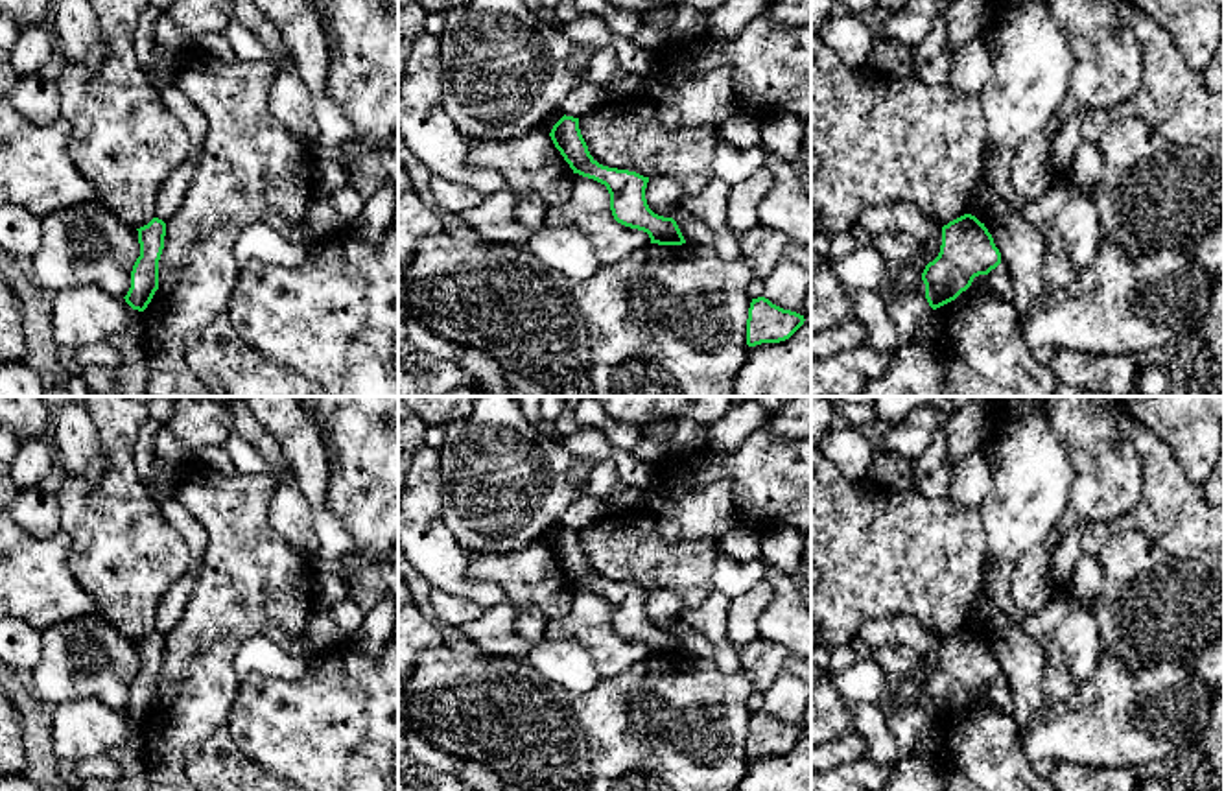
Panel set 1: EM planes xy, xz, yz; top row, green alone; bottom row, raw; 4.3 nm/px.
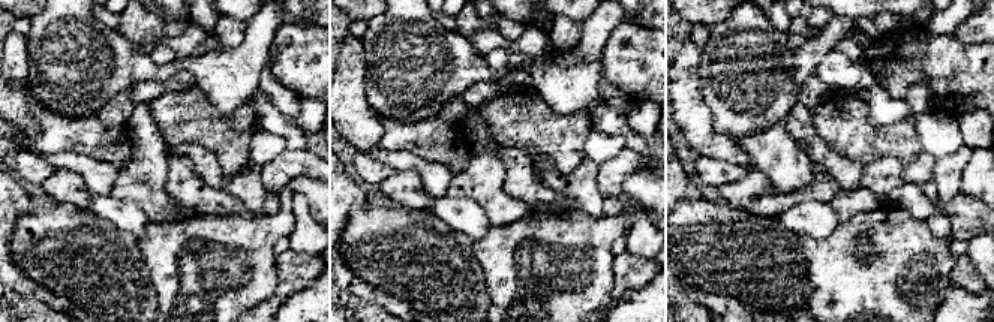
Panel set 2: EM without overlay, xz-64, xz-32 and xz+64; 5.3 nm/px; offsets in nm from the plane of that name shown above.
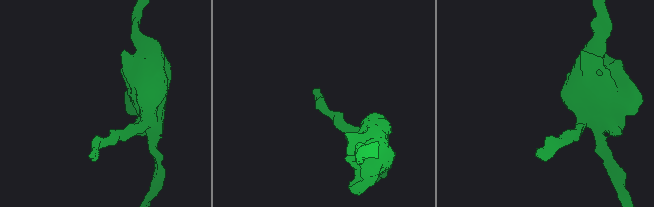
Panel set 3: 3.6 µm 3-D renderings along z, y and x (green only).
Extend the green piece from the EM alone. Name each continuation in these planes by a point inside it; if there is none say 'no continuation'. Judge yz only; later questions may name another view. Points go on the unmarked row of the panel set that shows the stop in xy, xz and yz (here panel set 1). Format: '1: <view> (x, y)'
no continuation

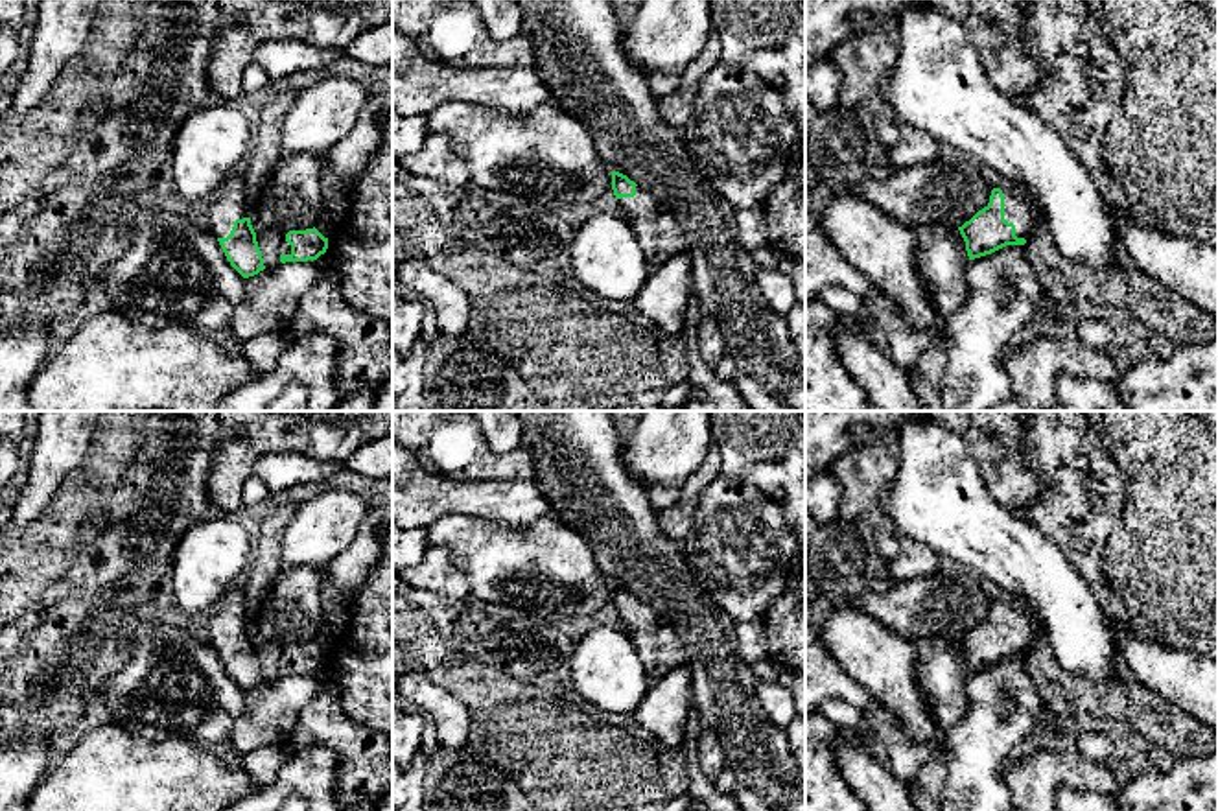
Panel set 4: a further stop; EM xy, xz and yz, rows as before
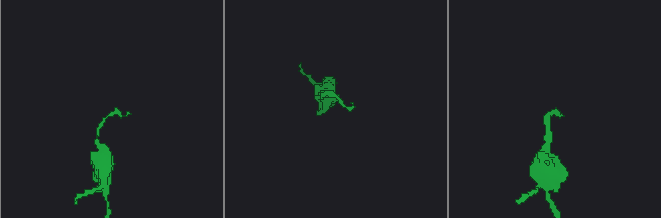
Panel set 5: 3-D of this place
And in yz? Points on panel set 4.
1: yz (1019, 620)

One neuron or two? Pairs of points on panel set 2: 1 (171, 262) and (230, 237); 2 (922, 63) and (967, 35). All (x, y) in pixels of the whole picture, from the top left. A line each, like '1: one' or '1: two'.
1: one
2: two

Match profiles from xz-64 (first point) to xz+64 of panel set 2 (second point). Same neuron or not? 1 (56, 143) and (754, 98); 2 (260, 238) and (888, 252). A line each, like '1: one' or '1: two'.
1: two
2: one

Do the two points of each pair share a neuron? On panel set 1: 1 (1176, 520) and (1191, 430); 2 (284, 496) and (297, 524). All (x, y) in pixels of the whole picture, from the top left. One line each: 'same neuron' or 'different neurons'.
1: different neurons
2: same neuron

